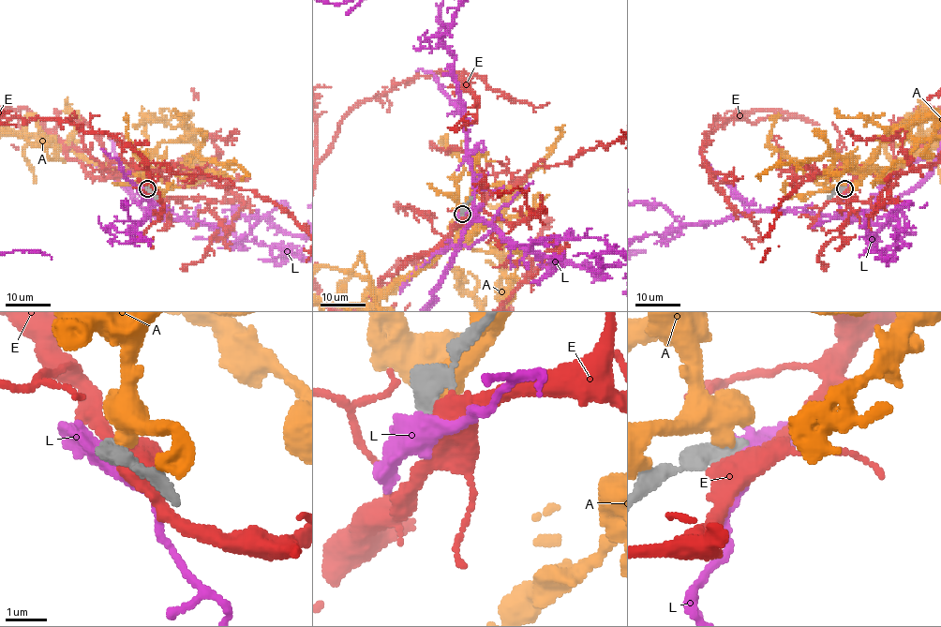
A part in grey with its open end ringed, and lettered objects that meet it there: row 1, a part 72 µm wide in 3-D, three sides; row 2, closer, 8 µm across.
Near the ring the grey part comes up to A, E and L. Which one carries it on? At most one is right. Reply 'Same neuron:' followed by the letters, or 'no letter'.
Same neuron: no letter

